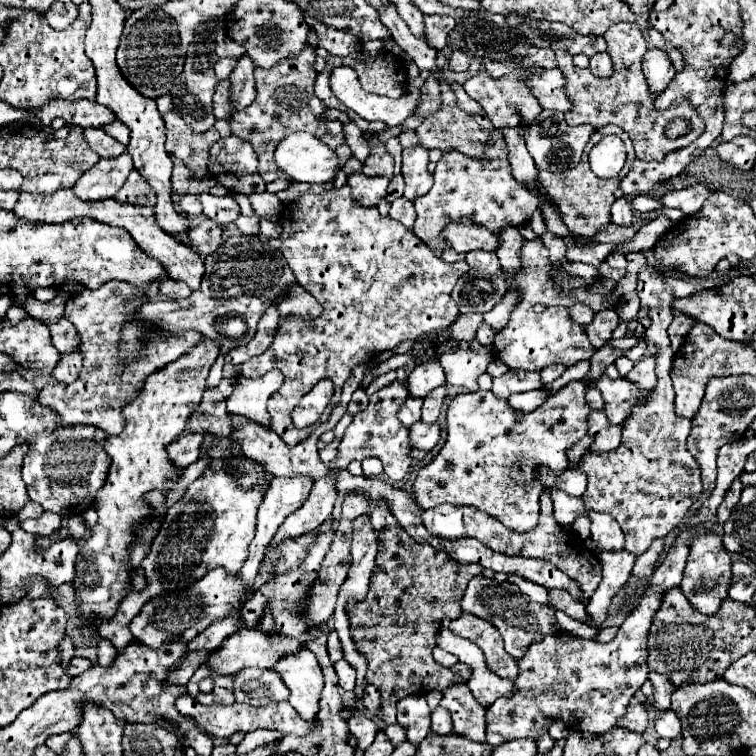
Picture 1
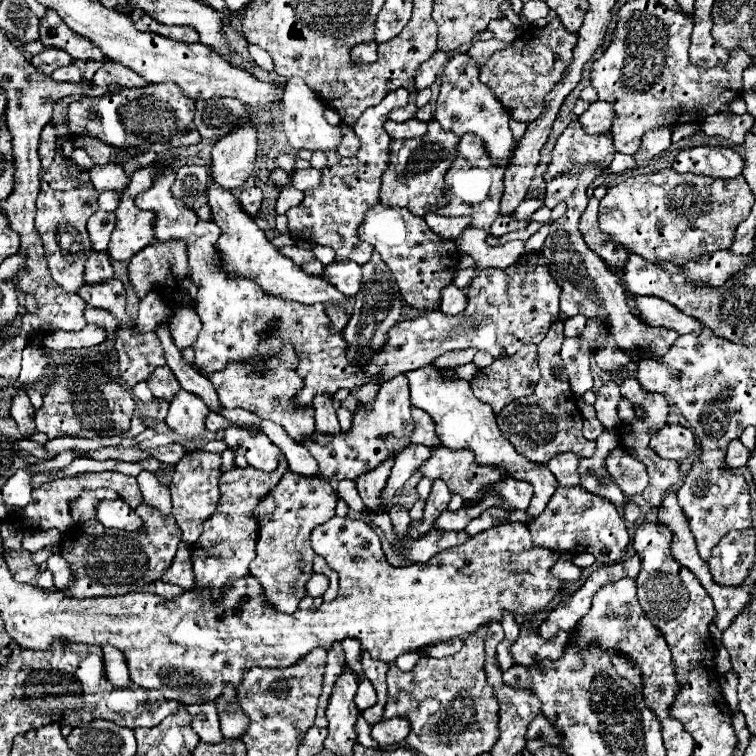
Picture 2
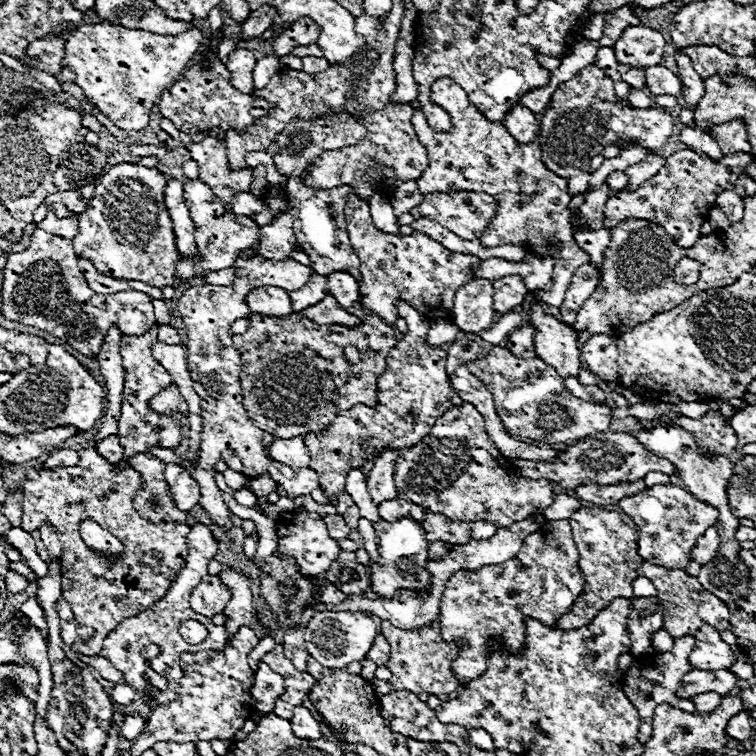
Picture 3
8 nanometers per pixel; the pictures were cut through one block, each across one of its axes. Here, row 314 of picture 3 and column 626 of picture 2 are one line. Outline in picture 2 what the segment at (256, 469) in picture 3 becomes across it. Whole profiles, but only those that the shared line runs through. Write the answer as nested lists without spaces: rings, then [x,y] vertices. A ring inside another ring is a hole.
[[[672,168],[628,178],[612,188],[600,200],[600,230],[610,234],[626,250],[640,254],[648,262],[668,260],[674,264],[686,264],[688,260],[698,260],[704,254],[716,250],[728,250],[734,242],[734,230],[744,222],[754,204],[754,196],[748,182],[740,174],[732,180],[714,180],[698,174],[678,174]]]

